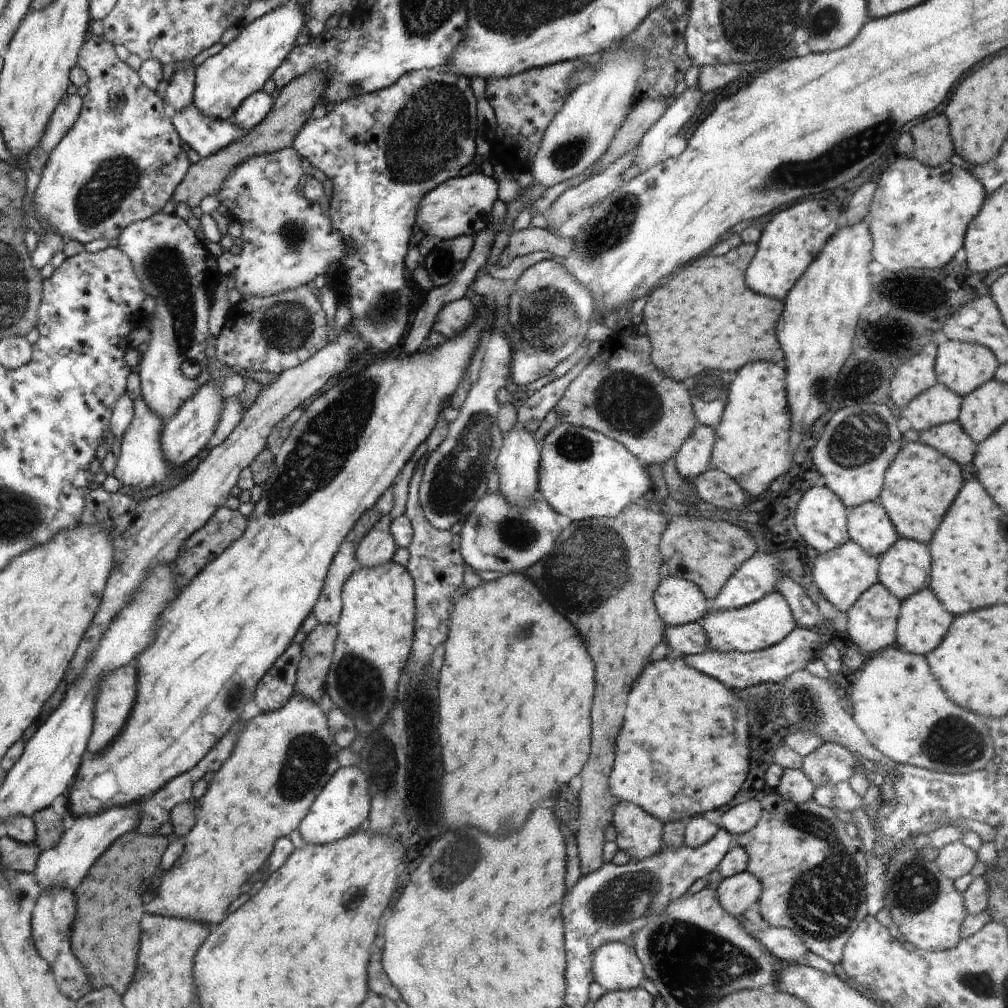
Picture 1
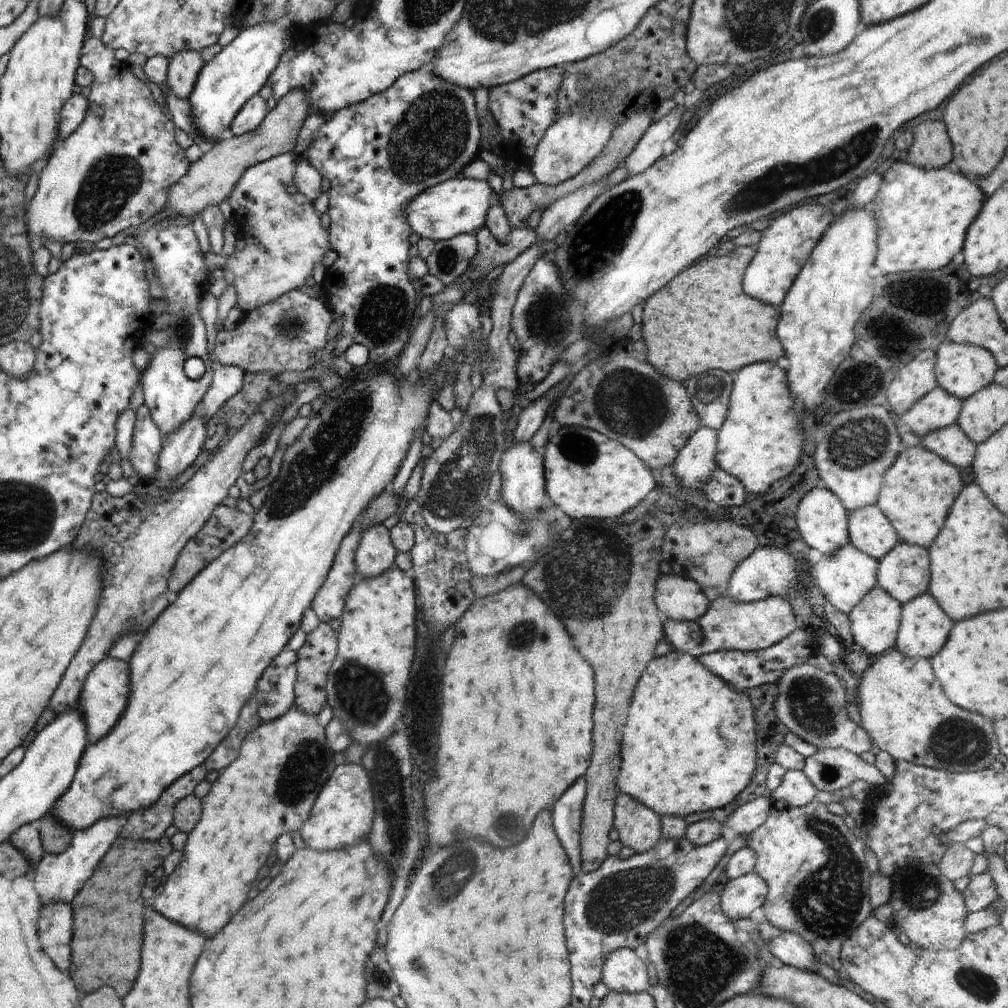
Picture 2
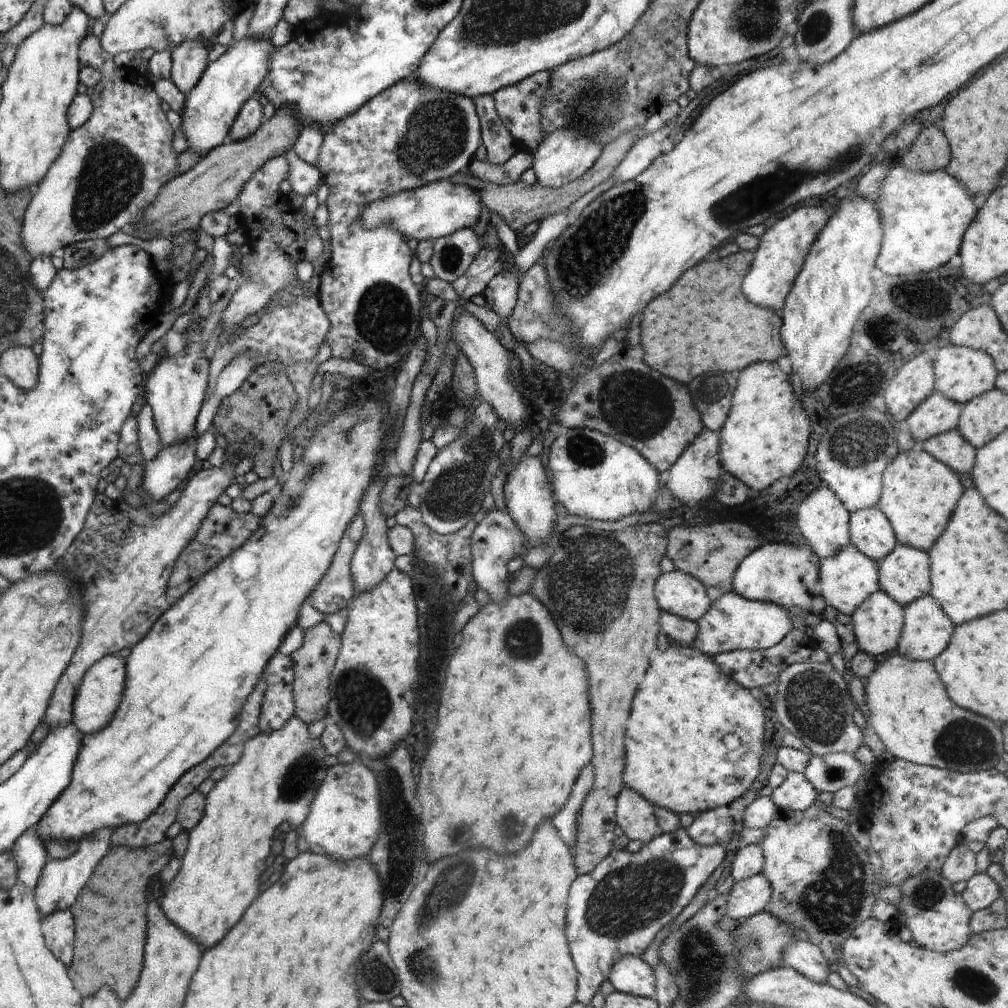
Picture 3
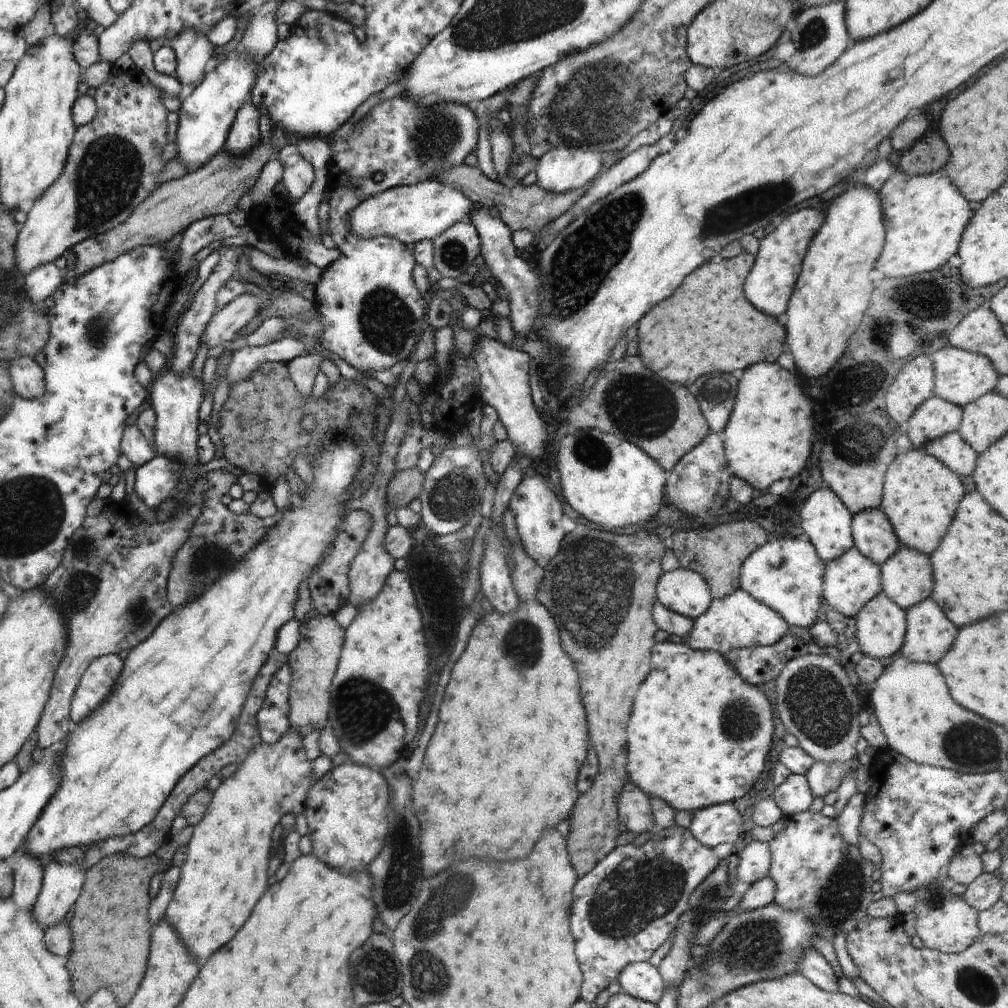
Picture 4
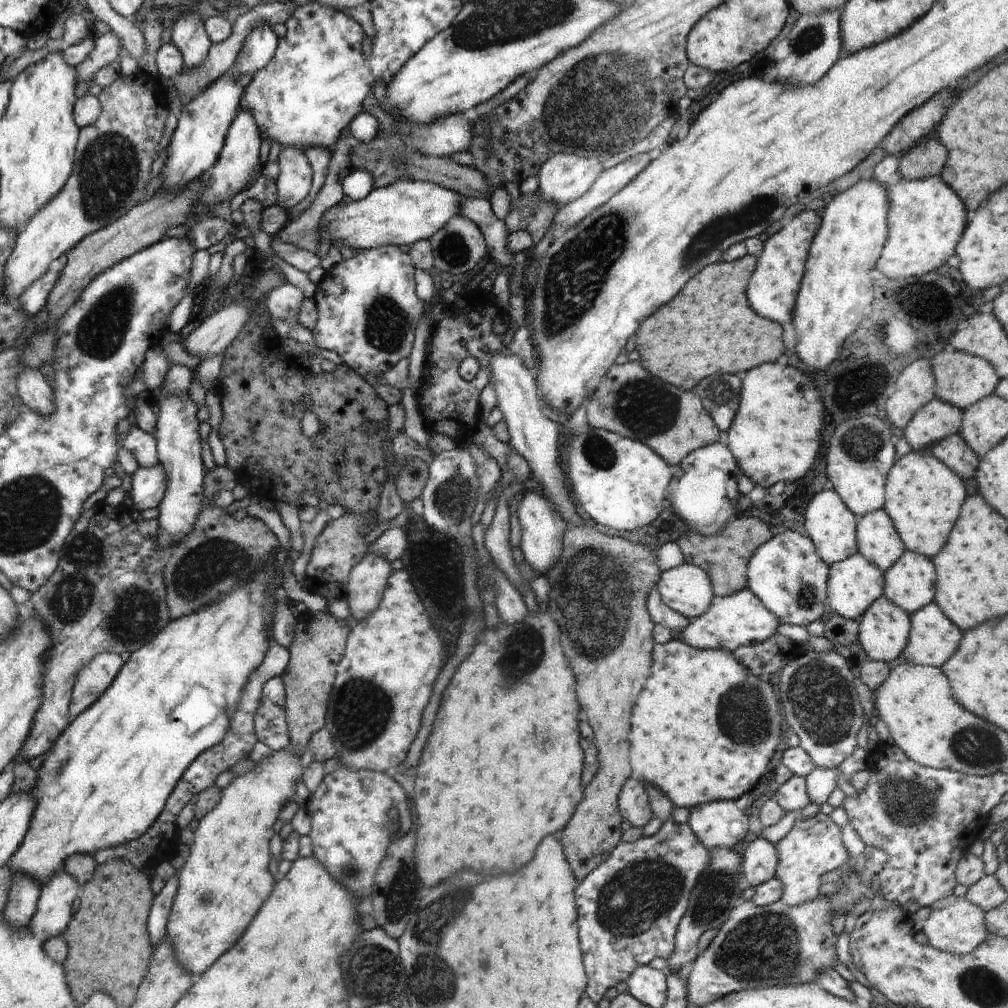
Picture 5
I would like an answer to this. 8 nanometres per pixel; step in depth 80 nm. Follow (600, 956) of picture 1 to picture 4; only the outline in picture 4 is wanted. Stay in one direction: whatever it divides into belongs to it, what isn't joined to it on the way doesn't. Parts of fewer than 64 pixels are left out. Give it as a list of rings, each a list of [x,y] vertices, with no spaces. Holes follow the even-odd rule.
[[[630,963],[617,978],[621,992],[657,1005],[665,991],[665,982],[659,970],[648,963]]]

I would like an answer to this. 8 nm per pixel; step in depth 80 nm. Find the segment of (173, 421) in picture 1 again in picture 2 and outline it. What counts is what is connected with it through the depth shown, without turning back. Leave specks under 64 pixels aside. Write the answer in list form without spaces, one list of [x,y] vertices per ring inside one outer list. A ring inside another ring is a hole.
[[[202,414],[193,415],[178,431],[162,435],[162,454],[159,456],[157,477],[151,481],[152,484],[171,489],[170,482],[190,468],[203,451],[206,427]]]

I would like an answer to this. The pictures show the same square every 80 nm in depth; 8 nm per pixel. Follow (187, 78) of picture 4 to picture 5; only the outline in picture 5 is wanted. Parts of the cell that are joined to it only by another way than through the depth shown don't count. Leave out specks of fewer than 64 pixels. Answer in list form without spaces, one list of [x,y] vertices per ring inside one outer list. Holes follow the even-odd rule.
[[[182,16],[175,20],[170,38],[181,50],[185,62],[184,69],[194,68],[203,63],[213,45],[206,33],[203,20],[198,16]]]

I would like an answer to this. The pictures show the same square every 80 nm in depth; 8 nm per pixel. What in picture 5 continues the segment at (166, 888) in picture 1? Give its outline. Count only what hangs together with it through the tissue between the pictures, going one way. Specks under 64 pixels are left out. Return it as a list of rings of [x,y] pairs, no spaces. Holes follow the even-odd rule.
[[[288,744],[284,750],[274,751],[256,762],[254,769],[243,777],[232,778],[230,784],[221,790],[214,810],[200,820],[194,832],[196,838],[190,848],[190,856],[178,873],[178,894],[168,916],[167,936],[178,950],[180,964],[188,968],[195,978],[232,948],[274,888],[274,878],[268,870],[270,856],[266,856],[266,846],[274,834],[274,818],[286,800],[293,800],[297,780],[304,778],[305,769],[300,761],[300,756],[296,756]]]

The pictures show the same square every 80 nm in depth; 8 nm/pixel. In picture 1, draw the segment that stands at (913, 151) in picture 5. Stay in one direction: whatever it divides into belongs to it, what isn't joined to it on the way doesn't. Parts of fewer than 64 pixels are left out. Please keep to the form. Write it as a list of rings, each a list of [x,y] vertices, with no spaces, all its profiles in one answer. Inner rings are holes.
[[[942,114],[916,124],[909,133],[913,136],[915,146],[912,157],[926,166],[937,167],[948,162],[955,153],[948,132],[948,120]]]

